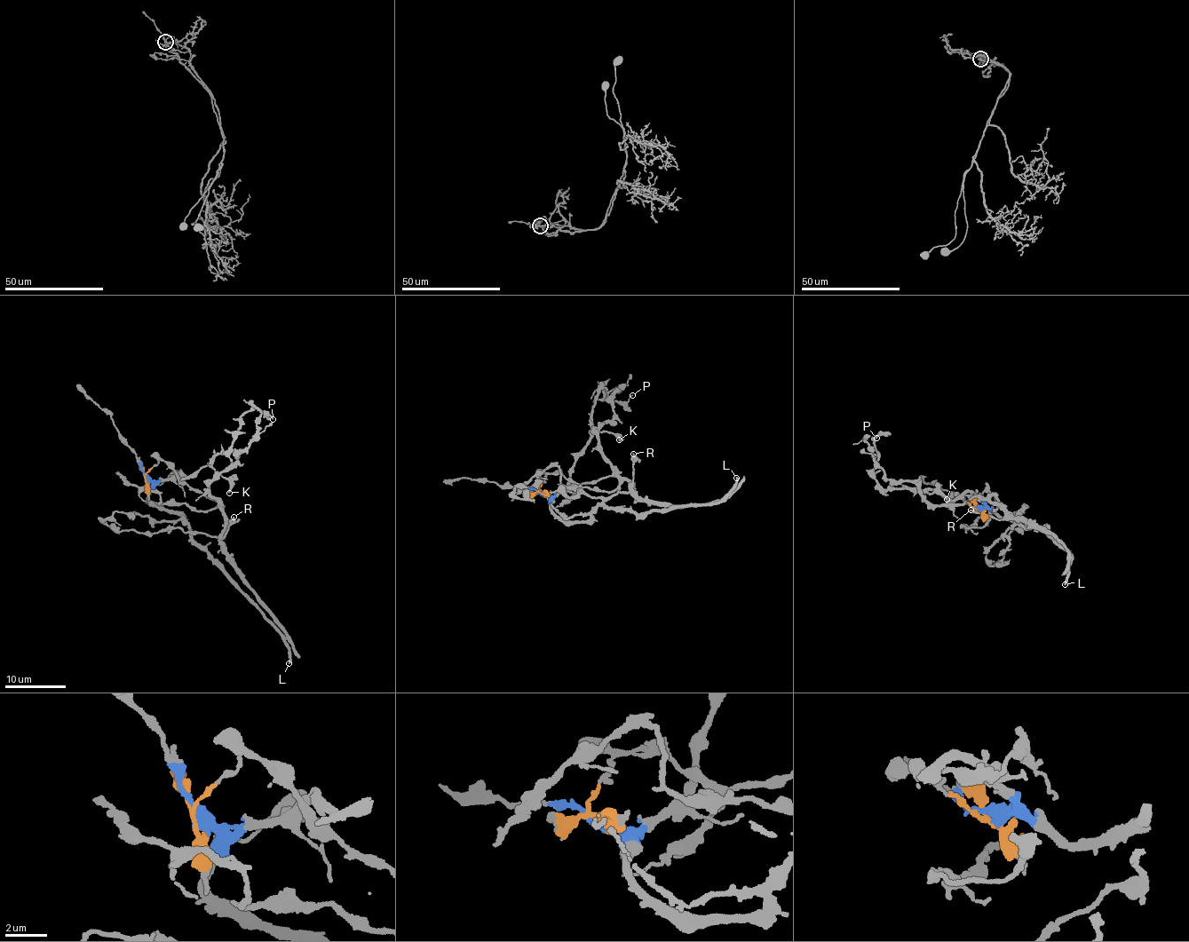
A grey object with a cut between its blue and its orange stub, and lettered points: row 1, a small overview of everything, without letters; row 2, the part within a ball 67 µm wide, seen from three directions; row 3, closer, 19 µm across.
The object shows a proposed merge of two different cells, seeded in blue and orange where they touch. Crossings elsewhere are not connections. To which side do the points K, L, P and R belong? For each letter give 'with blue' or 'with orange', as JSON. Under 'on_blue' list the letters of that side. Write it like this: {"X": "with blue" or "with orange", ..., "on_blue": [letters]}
{"K": "with blue", "L": "with blue", "P": "with blue", "R": "with orange", "on_blue": ["K", "L", "P"]}

